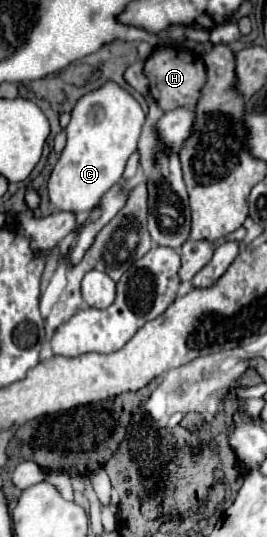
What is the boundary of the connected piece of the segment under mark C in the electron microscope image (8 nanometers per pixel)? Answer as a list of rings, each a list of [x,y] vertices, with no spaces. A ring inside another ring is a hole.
[[[106,83],[102,89],[84,95],[72,109],[72,119],[66,127],[68,143],[48,177],[52,207],[74,215],[96,207],[96,201],[122,179],[126,161],[138,147],[144,119],[140,103],[116,83]]]

